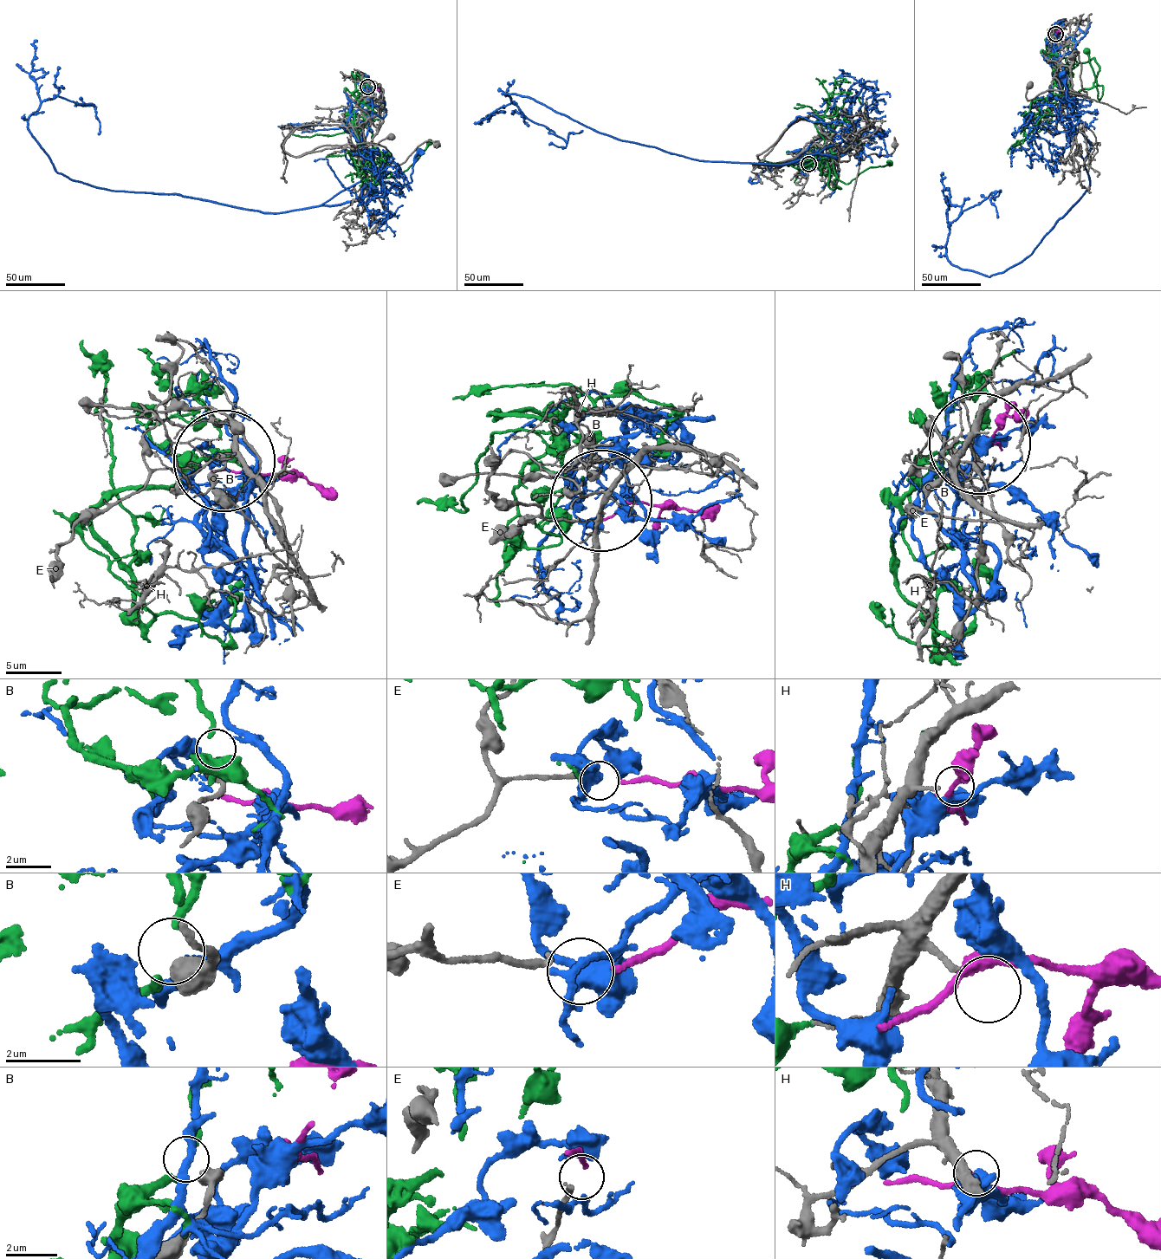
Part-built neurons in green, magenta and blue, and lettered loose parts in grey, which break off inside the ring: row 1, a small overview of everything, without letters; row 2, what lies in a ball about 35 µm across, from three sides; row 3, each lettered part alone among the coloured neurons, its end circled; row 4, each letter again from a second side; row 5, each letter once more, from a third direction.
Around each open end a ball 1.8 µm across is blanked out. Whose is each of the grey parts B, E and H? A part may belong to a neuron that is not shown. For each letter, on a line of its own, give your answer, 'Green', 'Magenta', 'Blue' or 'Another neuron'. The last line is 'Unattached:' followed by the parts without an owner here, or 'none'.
B: Green
E: Magenta
H: Another neuron
Unattached: H

